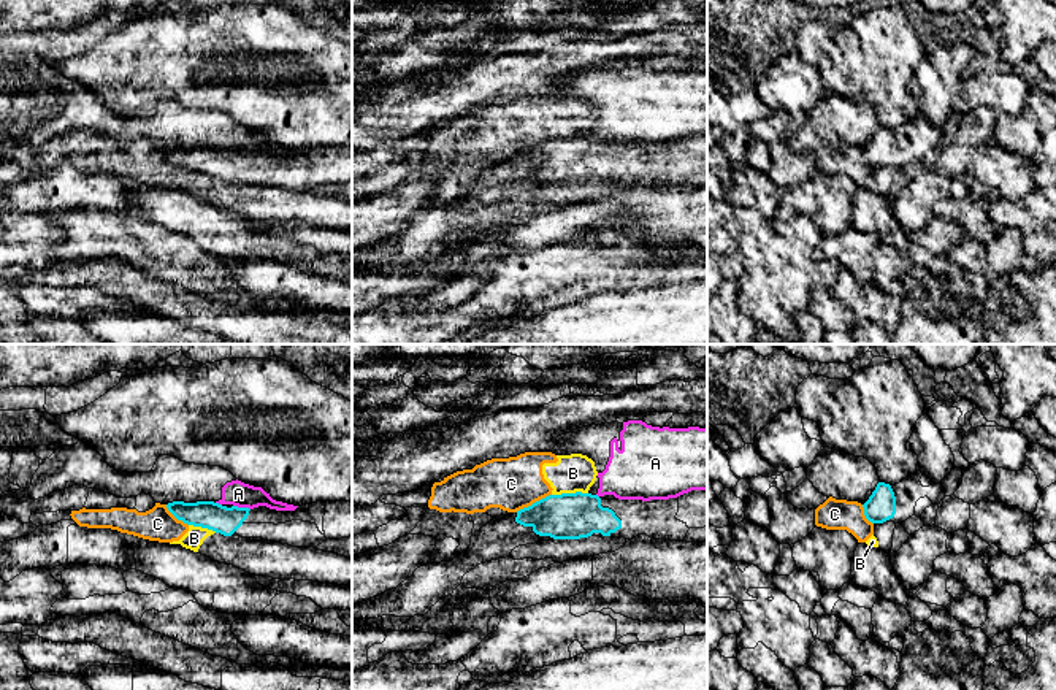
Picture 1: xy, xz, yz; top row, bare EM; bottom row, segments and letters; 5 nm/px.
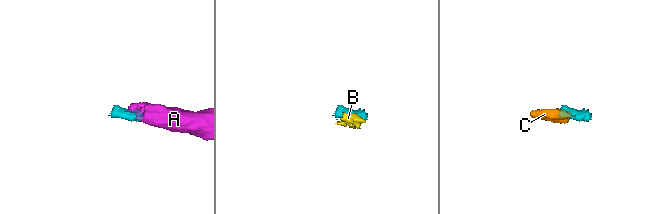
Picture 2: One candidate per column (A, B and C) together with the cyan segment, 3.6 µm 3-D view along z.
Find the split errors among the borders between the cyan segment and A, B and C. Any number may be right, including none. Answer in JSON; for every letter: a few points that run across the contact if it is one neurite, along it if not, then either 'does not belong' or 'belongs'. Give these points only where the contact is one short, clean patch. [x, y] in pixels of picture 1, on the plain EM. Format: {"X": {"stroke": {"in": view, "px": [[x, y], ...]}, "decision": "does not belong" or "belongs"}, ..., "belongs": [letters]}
{"A": {"stroke": {"in": "xy", "px": [[233, 149], [249, 154]]}, "decision": "does not belong"}, "B": {"stroke": {"in": "xz", "px": [[587, 137], [552, 140]]}, "decision": "does not belong"}, "C": {"stroke": {"in": "xz", "px": [[550, 138], [516, 156]]}, "decision": "does not belong"}, "belongs": []}

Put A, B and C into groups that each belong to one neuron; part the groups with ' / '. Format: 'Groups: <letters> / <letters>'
Groups: A / B C

